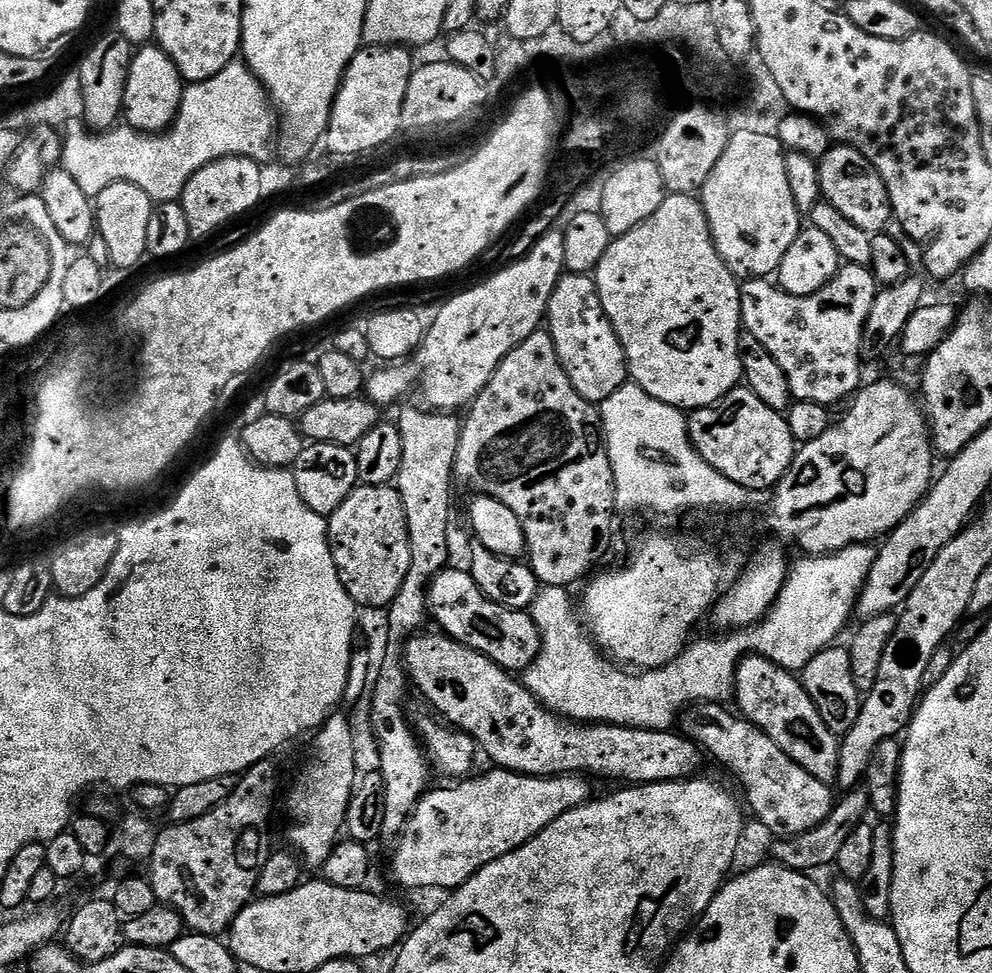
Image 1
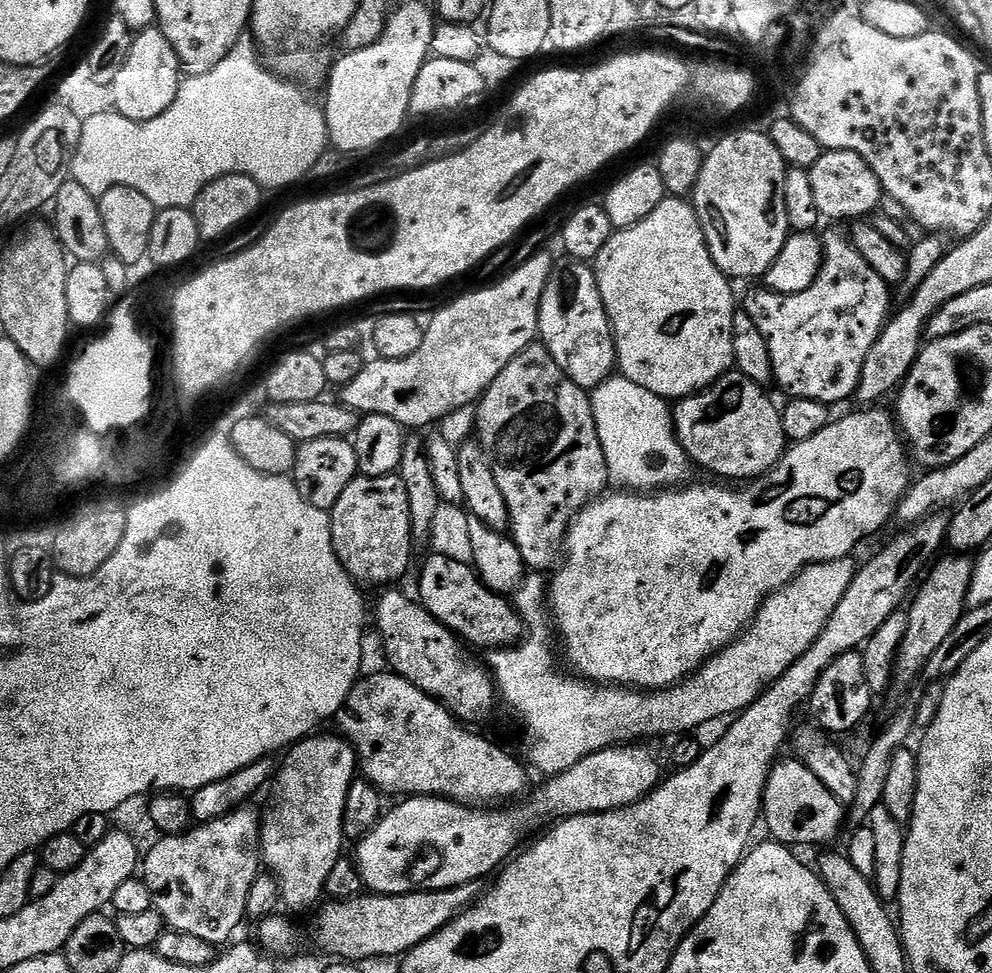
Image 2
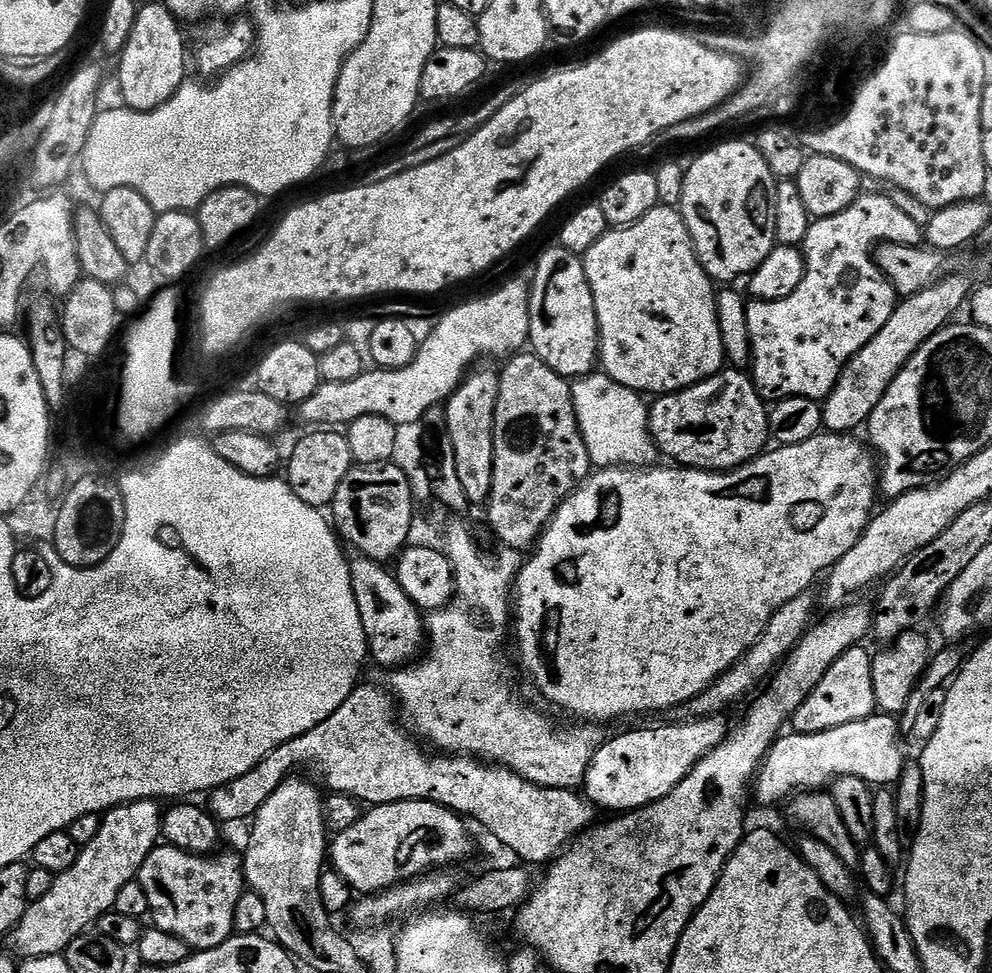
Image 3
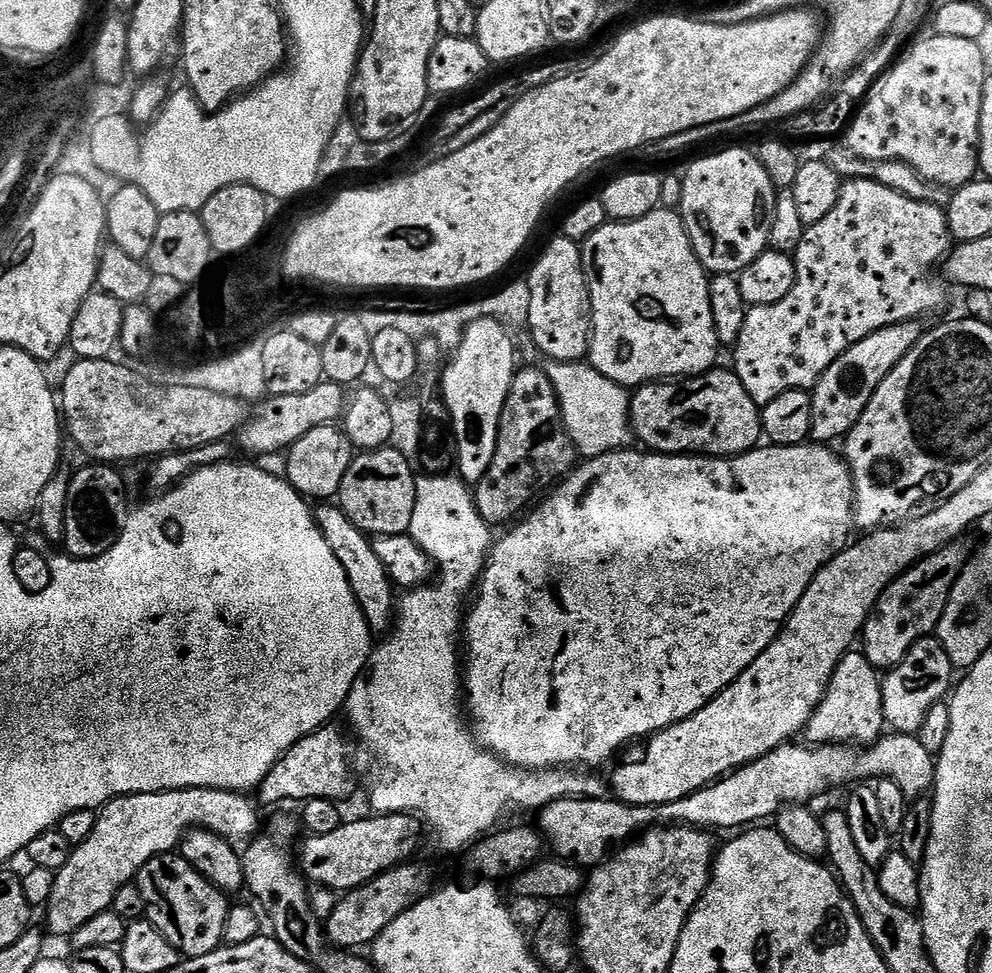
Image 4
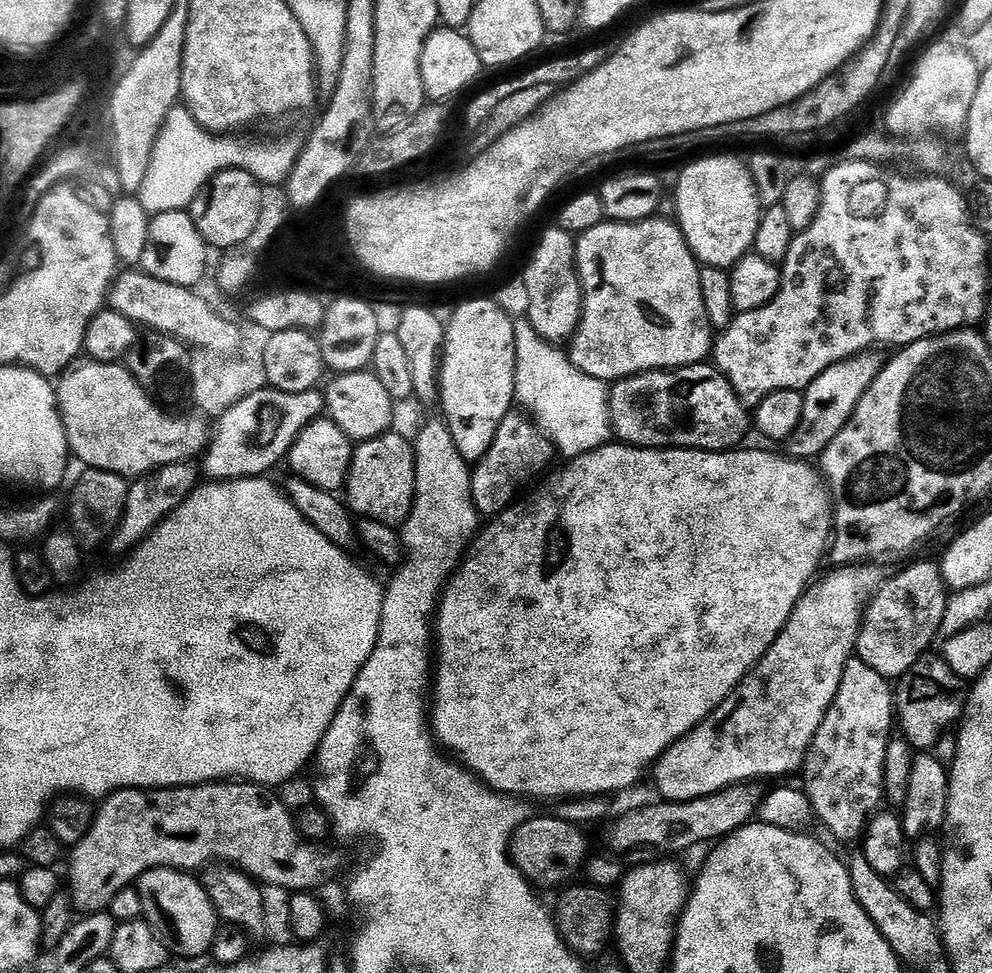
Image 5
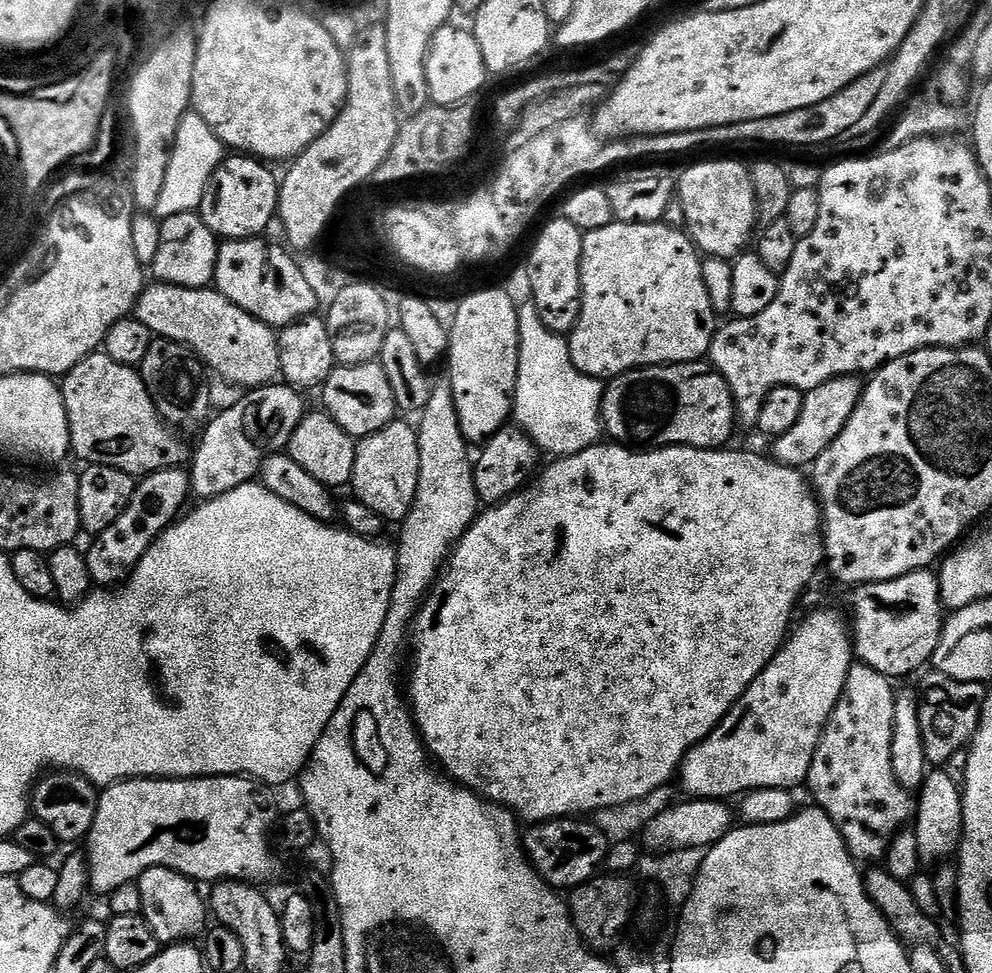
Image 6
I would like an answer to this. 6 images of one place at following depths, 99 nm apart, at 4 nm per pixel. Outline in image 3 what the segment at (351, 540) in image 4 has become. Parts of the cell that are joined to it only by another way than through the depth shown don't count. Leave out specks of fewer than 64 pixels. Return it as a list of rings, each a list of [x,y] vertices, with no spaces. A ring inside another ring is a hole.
[[[361,555],[355,559],[351,561],[354,602],[358,602],[358,614],[362,618],[371,659],[376,659],[387,670],[413,663],[426,644],[426,620],[421,609],[408,597],[406,590],[402,590],[395,575],[384,569],[387,567],[381,561]]]

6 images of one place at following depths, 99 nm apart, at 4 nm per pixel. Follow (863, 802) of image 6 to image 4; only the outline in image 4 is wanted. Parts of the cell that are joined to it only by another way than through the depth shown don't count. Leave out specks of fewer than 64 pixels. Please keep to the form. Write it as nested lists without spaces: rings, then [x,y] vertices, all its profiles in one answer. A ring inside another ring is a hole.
[[[863,651],[847,652],[838,662],[824,697],[804,729],[803,739],[812,746],[844,746],[849,742],[856,746],[875,745],[886,728],[881,683],[881,673],[865,658]]]

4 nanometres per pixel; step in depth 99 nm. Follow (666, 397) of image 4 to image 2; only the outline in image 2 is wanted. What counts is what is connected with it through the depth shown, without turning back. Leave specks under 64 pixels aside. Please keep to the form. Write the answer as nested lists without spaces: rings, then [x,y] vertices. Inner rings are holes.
[[[728,374],[723,378],[716,380],[709,386],[705,388],[704,391],[696,393],[694,396],[685,396],[683,400],[679,401],[674,408],[674,435],[675,441],[679,445],[681,451],[684,452],[685,456],[688,457],[689,461],[693,465],[696,464],[700,468],[705,468],[708,472],[713,472],[716,476],[725,476],[725,481],[728,482],[751,482],[758,476],[763,476],[765,472],[771,472],[772,467],[775,466],[777,462],[780,461],[781,456],[784,455],[786,451],[786,441],[784,439],[783,432],[780,431],[780,426],[778,423],[778,408],[777,405],[772,405],[770,401],[764,397],[764,390],[757,384],[753,383],[752,380],[746,380],[743,376],[739,374]]]

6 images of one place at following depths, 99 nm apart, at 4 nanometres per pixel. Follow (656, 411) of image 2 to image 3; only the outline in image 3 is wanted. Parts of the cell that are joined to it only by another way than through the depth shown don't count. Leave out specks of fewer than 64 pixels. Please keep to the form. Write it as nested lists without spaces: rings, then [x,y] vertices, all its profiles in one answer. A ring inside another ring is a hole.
[[[603,374],[582,376],[572,384],[576,421],[580,423],[588,457],[597,469],[627,466],[643,470],[657,463],[658,449],[648,427],[650,408],[644,400],[641,393],[632,392]]]

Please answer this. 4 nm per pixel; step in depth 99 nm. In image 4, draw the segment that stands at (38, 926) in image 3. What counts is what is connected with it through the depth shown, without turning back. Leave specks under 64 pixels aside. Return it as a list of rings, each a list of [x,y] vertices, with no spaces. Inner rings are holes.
[[[187,788],[173,792],[117,796],[99,809],[94,834],[90,834],[86,842],[73,847],[70,862],[66,862],[66,866],[62,866],[62,870],[56,873],[54,894],[50,894],[46,905],[49,928],[47,931],[49,933],[52,931],[56,936],[71,938],[83,924],[90,922],[90,918],[111,909],[118,890],[122,890],[122,886],[133,883],[142,866],[146,866],[146,862],[150,862],[156,856],[179,849],[184,835],[194,828],[206,828],[233,842],[251,841],[261,831],[262,826],[260,826],[260,816],[256,813],[257,805],[255,803],[252,805],[248,798],[243,792],[227,792],[213,788]]]

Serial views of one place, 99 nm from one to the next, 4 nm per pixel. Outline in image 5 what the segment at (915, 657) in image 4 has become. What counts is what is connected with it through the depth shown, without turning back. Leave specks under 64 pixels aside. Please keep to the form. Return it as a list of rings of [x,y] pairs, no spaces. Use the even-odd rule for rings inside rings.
[[[925,654],[918,658],[918,662],[914,662],[914,666],[899,677],[894,688],[894,720],[899,731],[900,728],[904,731],[903,739],[913,749],[932,750],[939,738],[963,717],[968,694],[965,677],[954,674],[943,656]]]

